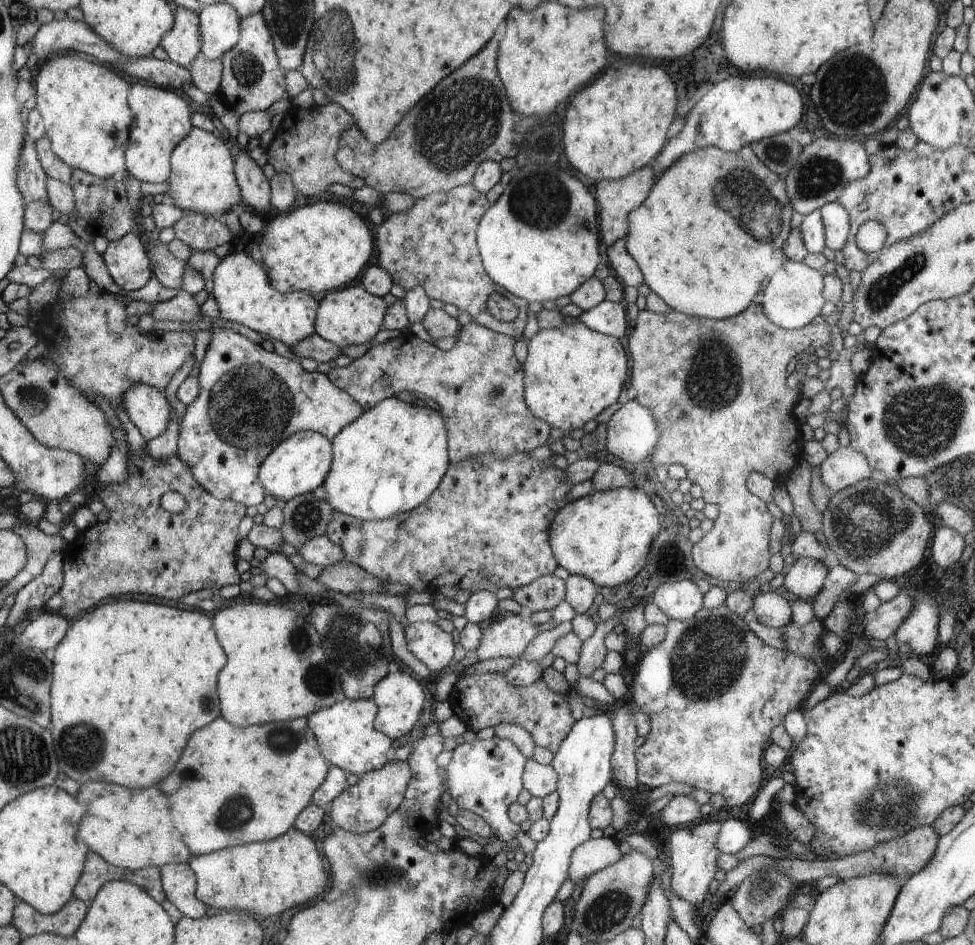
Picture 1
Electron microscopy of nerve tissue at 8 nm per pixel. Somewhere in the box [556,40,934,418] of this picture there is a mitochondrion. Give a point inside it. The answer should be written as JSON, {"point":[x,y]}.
{"point":[852,90]}

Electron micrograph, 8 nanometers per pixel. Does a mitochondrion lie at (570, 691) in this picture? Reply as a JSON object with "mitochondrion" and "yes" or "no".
{"mitochondrion":"no"}

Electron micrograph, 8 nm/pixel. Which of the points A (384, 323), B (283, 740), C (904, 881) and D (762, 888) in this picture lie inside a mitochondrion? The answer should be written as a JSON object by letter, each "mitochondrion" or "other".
{"A":"other","B":"mitochondrion","C":"other","D":"mitochondrion"}

